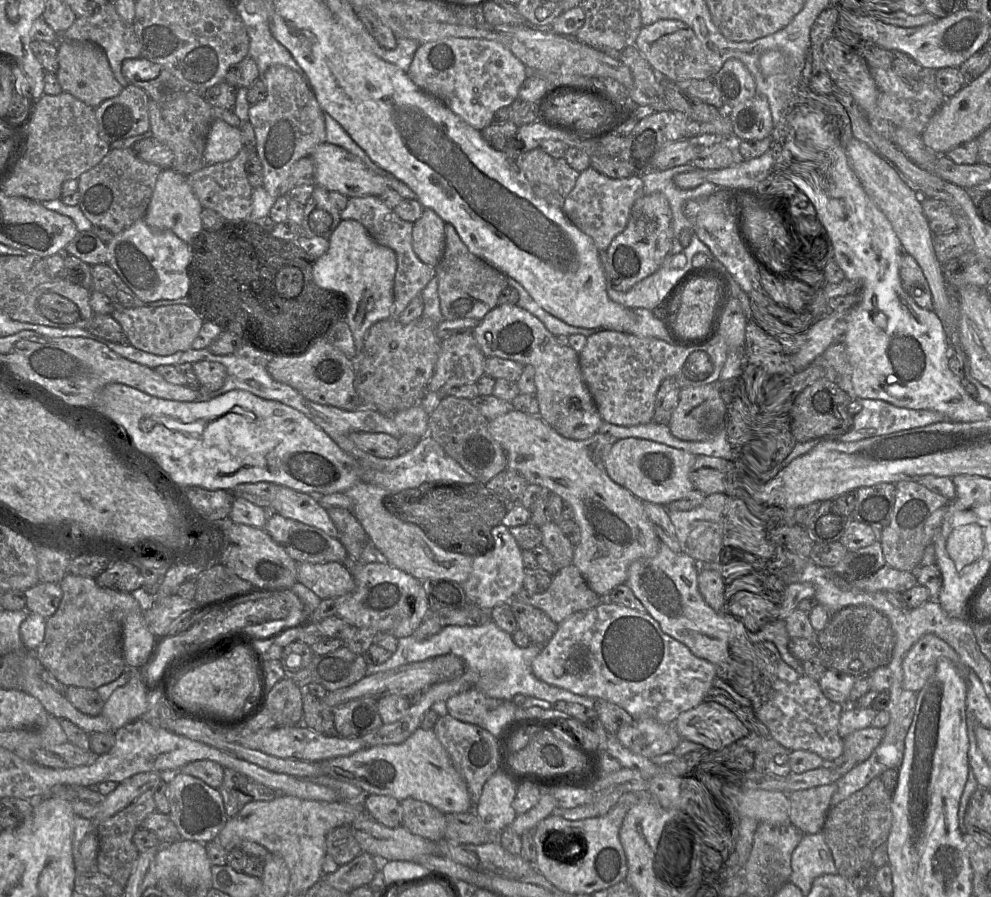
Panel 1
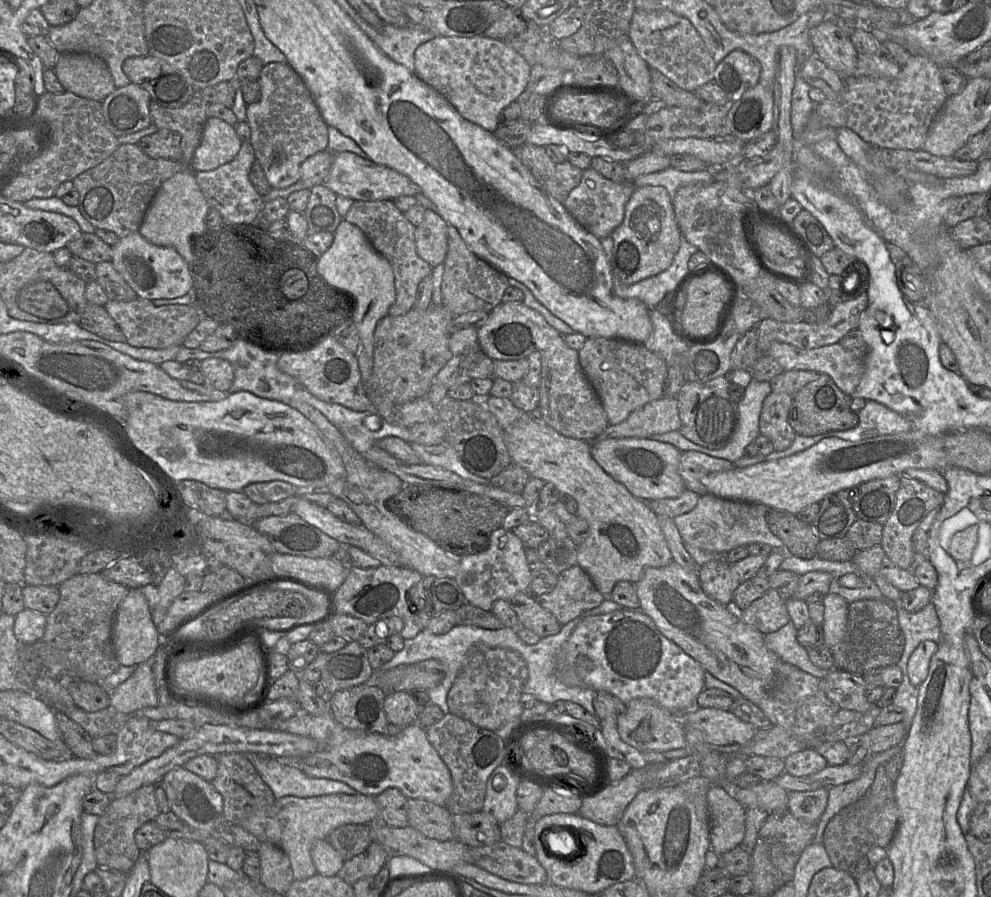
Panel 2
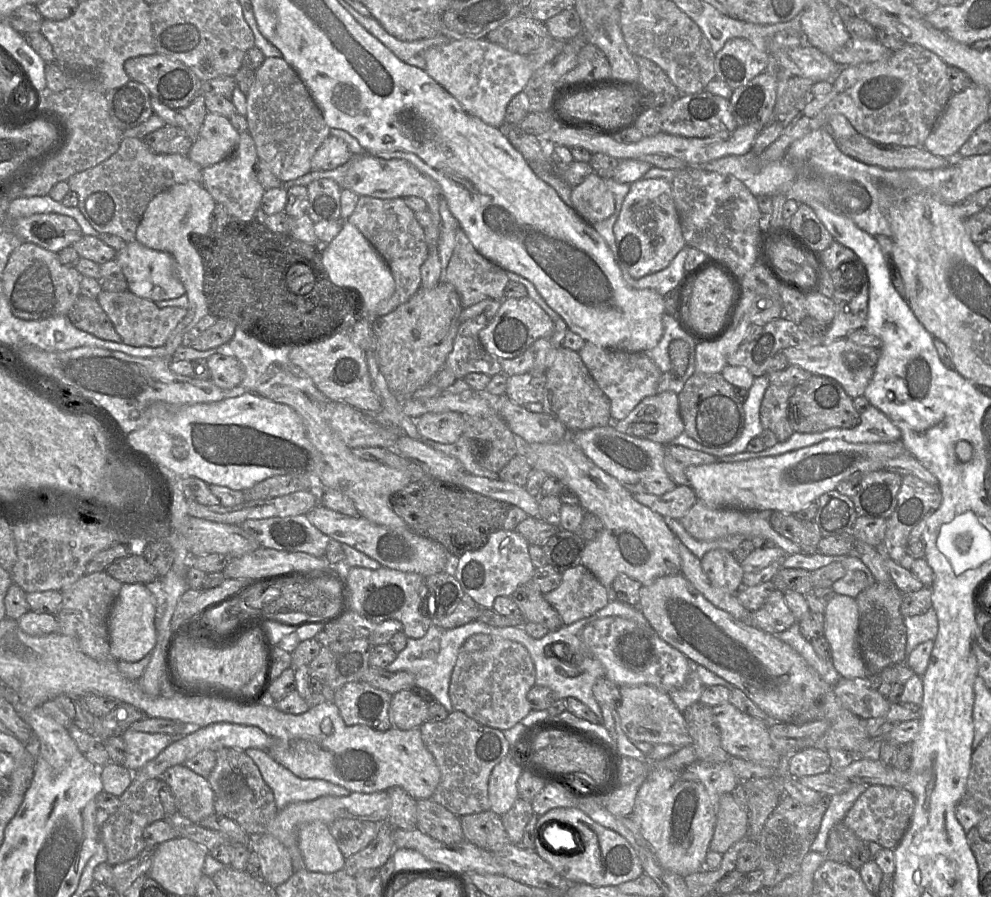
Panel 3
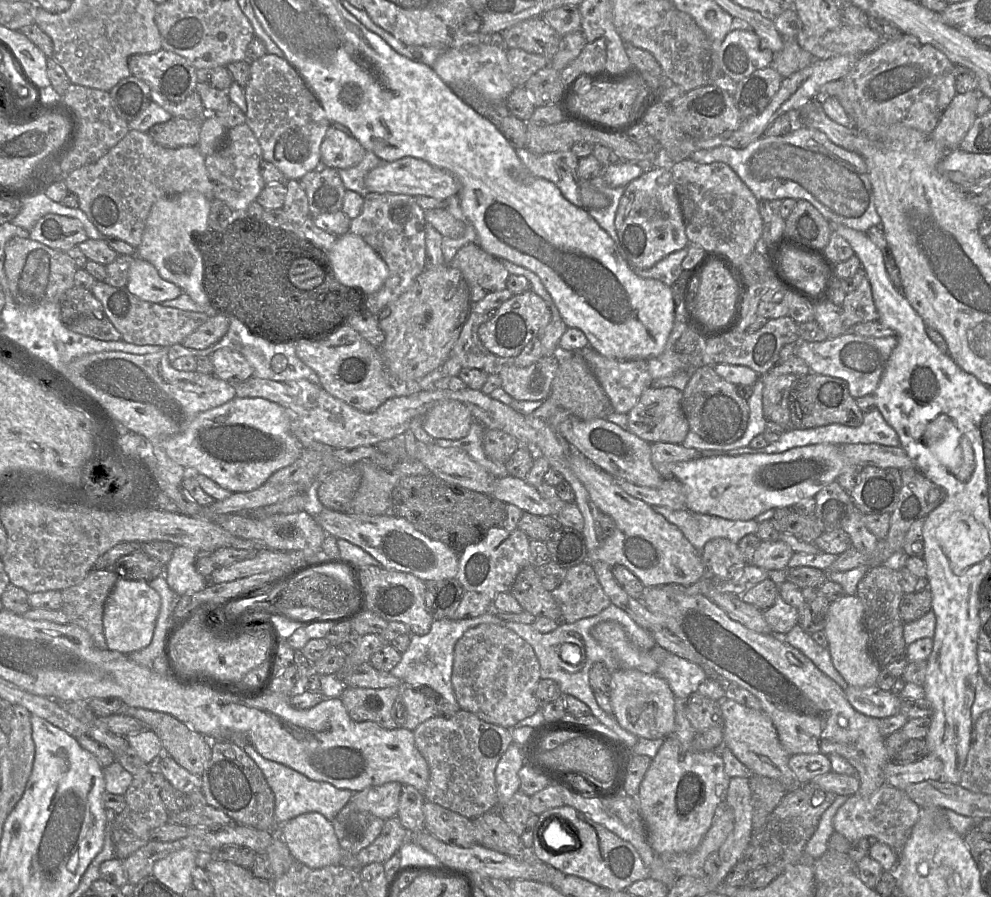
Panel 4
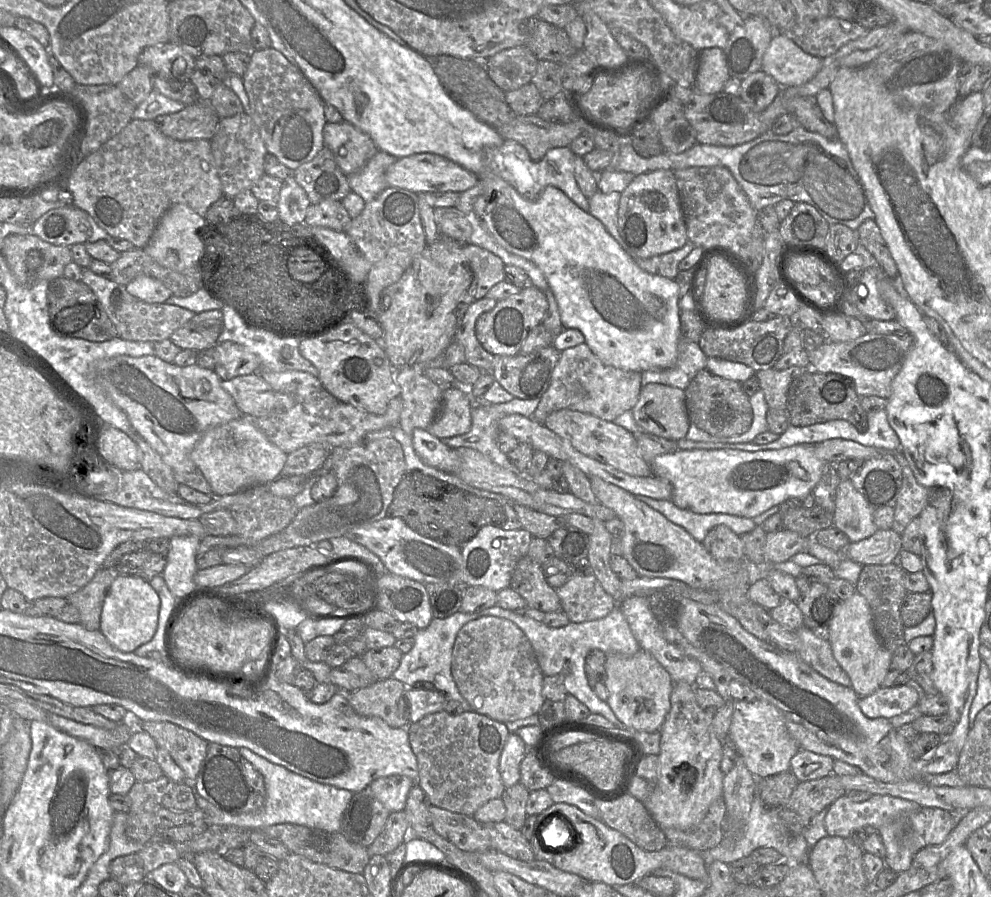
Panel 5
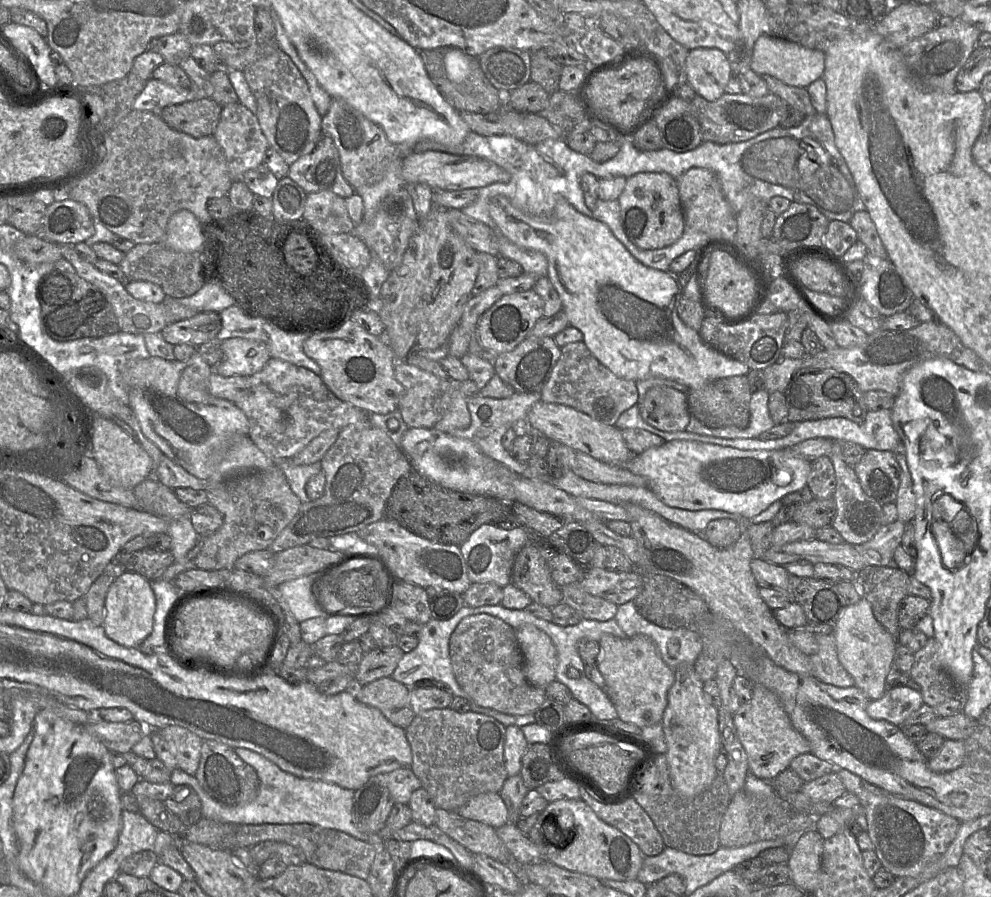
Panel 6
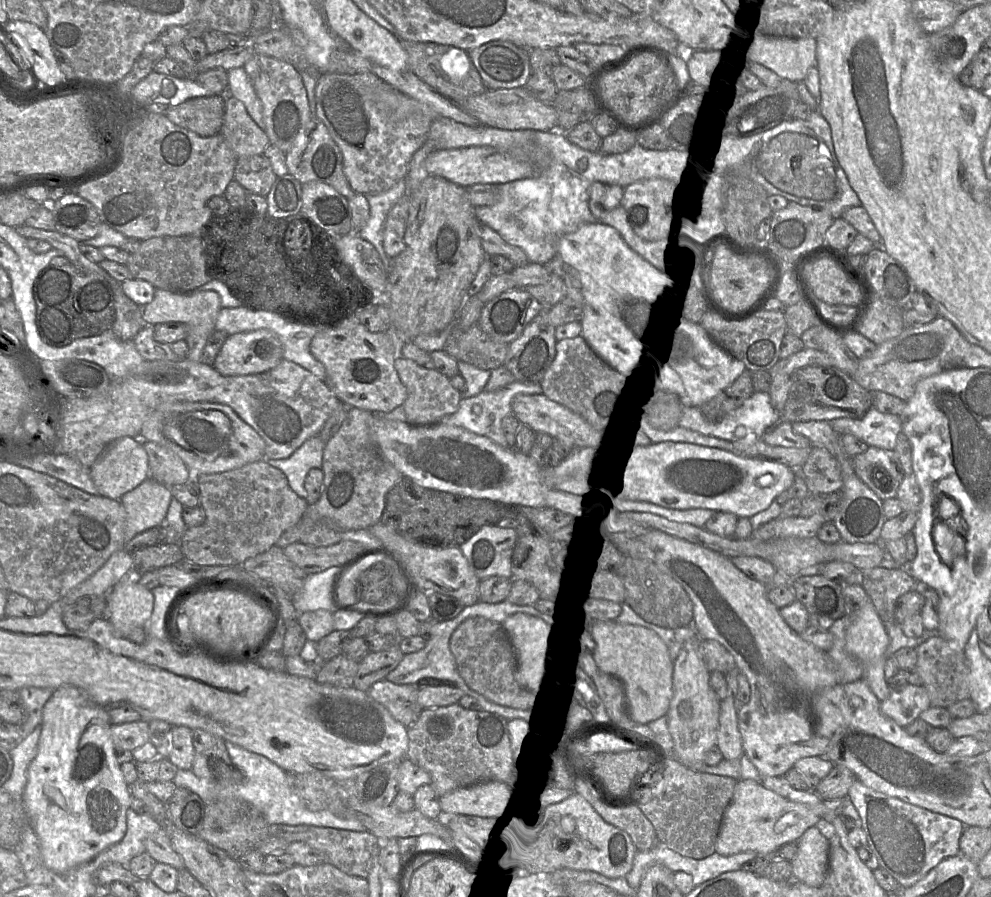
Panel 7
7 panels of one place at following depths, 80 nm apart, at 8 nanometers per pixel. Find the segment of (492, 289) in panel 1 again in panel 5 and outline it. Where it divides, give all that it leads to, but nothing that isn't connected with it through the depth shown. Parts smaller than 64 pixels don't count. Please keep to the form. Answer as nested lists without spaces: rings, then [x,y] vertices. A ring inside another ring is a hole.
[[[465,244],[464,254],[475,277],[474,300],[484,298],[494,285],[505,280],[505,265],[497,255],[471,244]]]

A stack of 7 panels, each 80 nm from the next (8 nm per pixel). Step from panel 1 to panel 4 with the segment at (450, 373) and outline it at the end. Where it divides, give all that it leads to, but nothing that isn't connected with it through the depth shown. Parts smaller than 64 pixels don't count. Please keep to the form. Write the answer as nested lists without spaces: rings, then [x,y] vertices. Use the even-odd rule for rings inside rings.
[[[470,311],[450,355],[459,361],[462,368],[478,369],[488,375],[498,374],[506,361],[511,361],[489,352],[478,338],[479,327],[490,320],[496,311]]]

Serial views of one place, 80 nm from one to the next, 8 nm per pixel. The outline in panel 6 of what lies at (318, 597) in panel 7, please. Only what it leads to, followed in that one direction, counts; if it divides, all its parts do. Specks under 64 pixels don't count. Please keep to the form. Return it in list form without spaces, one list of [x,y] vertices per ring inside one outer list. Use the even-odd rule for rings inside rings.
[[[314,574],[303,576],[282,583],[276,588],[276,593],[300,623],[305,620],[324,617],[326,614],[319,606],[311,592],[311,582]]]

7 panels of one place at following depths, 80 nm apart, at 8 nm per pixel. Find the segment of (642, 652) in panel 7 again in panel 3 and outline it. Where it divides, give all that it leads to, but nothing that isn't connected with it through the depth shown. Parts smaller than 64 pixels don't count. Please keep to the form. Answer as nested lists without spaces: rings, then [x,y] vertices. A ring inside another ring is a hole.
[[[642,684],[621,686],[620,695],[616,711],[621,729],[630,740],[647,742],[652,745],[667,744],[677,748],[691,744],[683,714],[677,709],[668,692]]]

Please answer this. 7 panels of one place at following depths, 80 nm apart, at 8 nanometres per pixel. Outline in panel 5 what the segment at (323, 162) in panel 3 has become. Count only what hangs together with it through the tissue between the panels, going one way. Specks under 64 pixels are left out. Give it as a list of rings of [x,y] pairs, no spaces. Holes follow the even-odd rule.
[[[345,120],[327,122],[323,128],[323,142],[345,175],[361,170],[378,152],[369,135]]]

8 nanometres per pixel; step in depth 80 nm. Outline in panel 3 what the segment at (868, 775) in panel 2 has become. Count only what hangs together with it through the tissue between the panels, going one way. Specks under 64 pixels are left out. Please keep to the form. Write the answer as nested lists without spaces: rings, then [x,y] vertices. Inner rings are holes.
[[[852,784],[845,792],[829,797],[829,806],[823,815],[817,836],[810,846],[810,851],[826,854],[827,839],[831,828],[844,819],[846,813],[867,789],[867,786],[865,784]]]

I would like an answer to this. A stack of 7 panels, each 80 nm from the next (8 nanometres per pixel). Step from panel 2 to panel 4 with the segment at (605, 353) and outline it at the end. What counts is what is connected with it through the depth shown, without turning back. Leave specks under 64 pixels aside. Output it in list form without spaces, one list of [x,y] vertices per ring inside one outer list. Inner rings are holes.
[[[591,347],[581,350],[598,383],[609,397],[611,411],[628,414],[640,396],[651,387],[647,360],[618,360],[605,357]]]

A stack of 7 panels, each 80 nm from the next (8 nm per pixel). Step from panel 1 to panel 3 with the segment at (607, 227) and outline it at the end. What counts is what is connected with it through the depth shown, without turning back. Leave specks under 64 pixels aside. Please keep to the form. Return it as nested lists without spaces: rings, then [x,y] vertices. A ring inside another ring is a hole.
[[[592,172],[571,194],[572,207],[588,223],[609,218],[615,211],[615,197],[605,180]]]

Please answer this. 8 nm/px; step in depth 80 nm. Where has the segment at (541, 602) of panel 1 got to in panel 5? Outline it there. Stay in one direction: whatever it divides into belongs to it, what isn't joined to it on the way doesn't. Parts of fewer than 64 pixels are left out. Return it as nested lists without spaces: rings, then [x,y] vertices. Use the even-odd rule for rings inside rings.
[[[586,567],[576,569],[569,580],[556,591],[562,610],[572,623],[603,618],[618,606]]]

